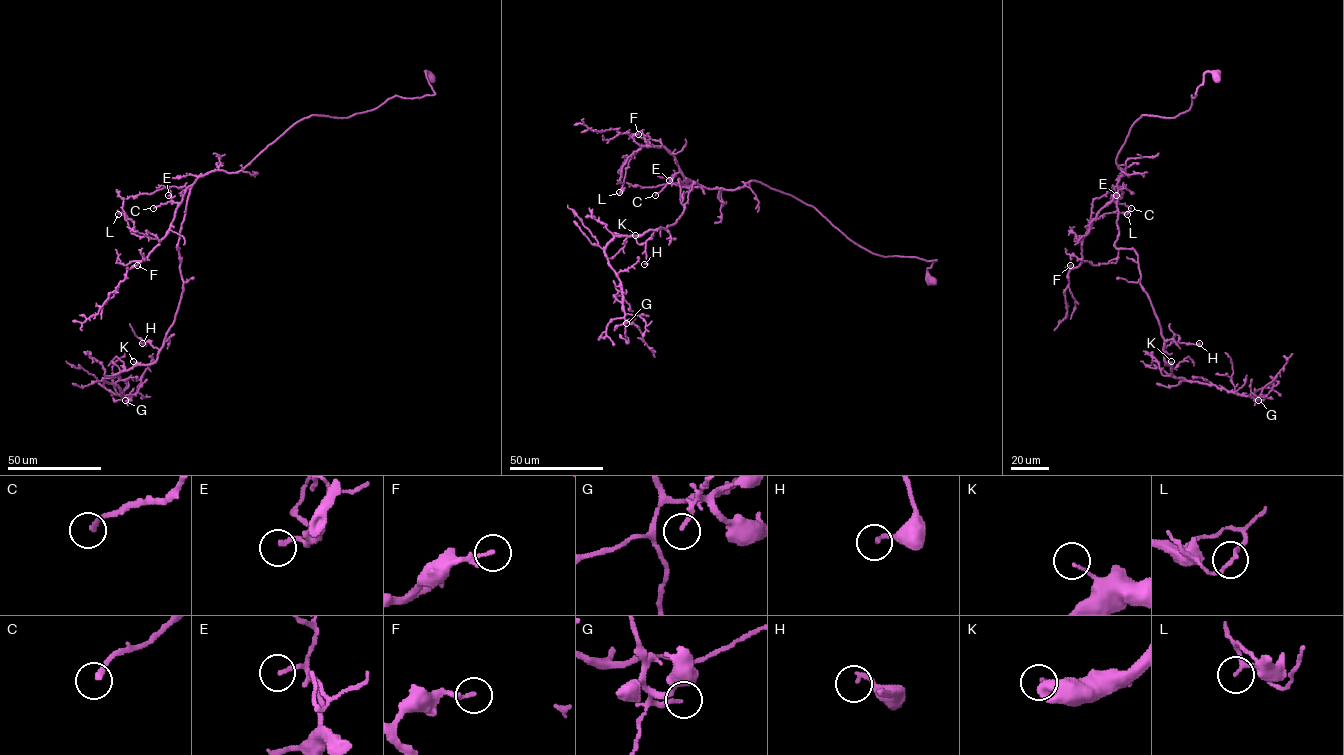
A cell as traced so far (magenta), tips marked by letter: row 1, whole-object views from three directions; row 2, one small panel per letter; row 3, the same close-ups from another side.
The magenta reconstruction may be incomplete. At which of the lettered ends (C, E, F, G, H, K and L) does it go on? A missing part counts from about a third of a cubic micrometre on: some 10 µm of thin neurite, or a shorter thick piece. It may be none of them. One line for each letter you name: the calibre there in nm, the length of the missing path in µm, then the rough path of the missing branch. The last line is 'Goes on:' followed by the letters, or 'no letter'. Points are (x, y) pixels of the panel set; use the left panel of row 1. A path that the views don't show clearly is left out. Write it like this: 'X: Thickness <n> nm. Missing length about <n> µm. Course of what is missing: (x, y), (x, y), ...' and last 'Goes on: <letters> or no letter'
C: Thickness 220 nm. Missing length about 20 µm
E: Thickness 170 nm. Missing length about 25 µm. Course of what is missing: (168, 195), (153, 188), (138, 170)
Goes on: C, E

